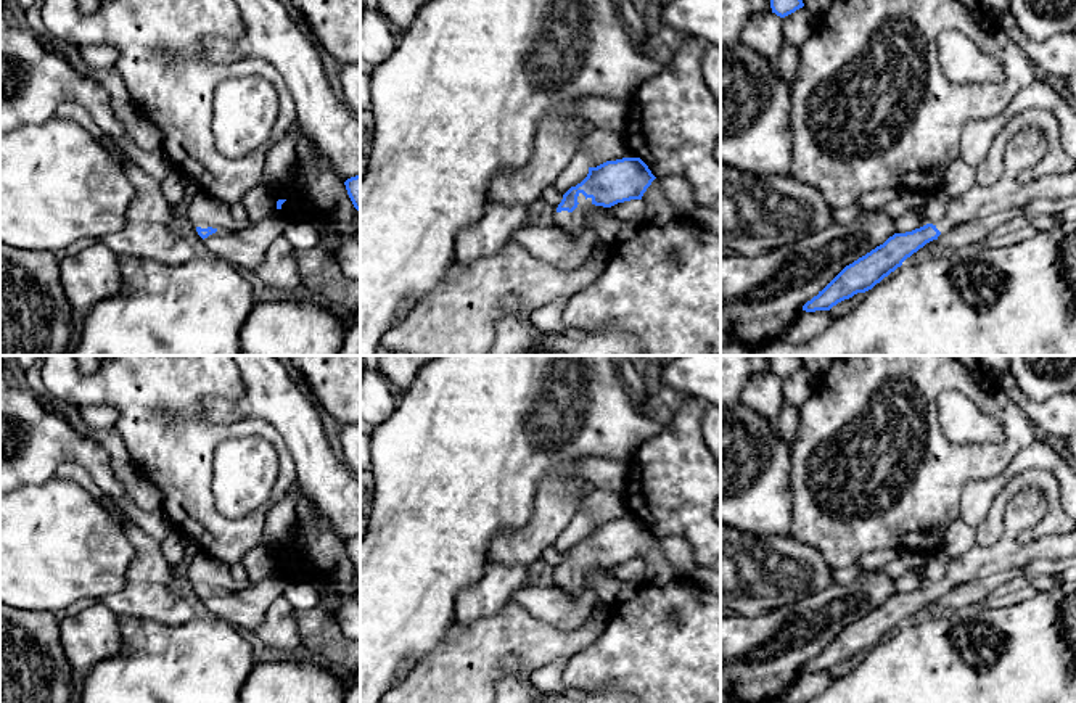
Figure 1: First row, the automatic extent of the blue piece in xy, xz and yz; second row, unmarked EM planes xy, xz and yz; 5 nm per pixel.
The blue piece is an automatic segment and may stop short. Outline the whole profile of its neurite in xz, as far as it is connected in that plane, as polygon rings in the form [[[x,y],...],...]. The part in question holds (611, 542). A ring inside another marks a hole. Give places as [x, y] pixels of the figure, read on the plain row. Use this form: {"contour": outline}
{"contour": [[[622,518],[589,528],[587,537],[563,555],[553,584],[558,584],[569,595],[579,597],[585,582],[573,571],[579,565],[581,553],[585,560],[590,558],[595,566],[611,568],[618,563],[642,560],[655,539],[640,518]]]}

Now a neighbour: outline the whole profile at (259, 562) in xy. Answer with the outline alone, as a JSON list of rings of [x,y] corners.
[[[257,545],[251,549],[243,558],[241,565],[248,573],[248,581],[256,584],[270,574],[277,573],[277,558],[270,547]]]

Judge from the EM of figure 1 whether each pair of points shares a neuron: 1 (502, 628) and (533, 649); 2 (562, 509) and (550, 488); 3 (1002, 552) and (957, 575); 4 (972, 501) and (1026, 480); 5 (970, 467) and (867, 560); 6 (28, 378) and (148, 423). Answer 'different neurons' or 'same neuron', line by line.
1: same neuron
2: same neuron
3: same neuron
4: different neurons
5: different neurons
6: different neurons

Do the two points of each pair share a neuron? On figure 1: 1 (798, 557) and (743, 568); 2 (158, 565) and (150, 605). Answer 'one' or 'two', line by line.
1: one
2: two

